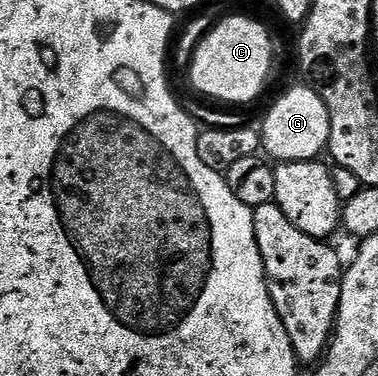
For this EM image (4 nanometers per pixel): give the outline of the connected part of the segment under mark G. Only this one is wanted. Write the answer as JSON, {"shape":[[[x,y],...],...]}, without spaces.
{"shape":[[[310,87],[291,89],[284,97],[275,101],[275,106],[267,113],[261,124],[261,145],[268,158],[276,162],[313,161],[319,152],[327,149],[329,139],[329,110],[319,98],[319,94]]]}

